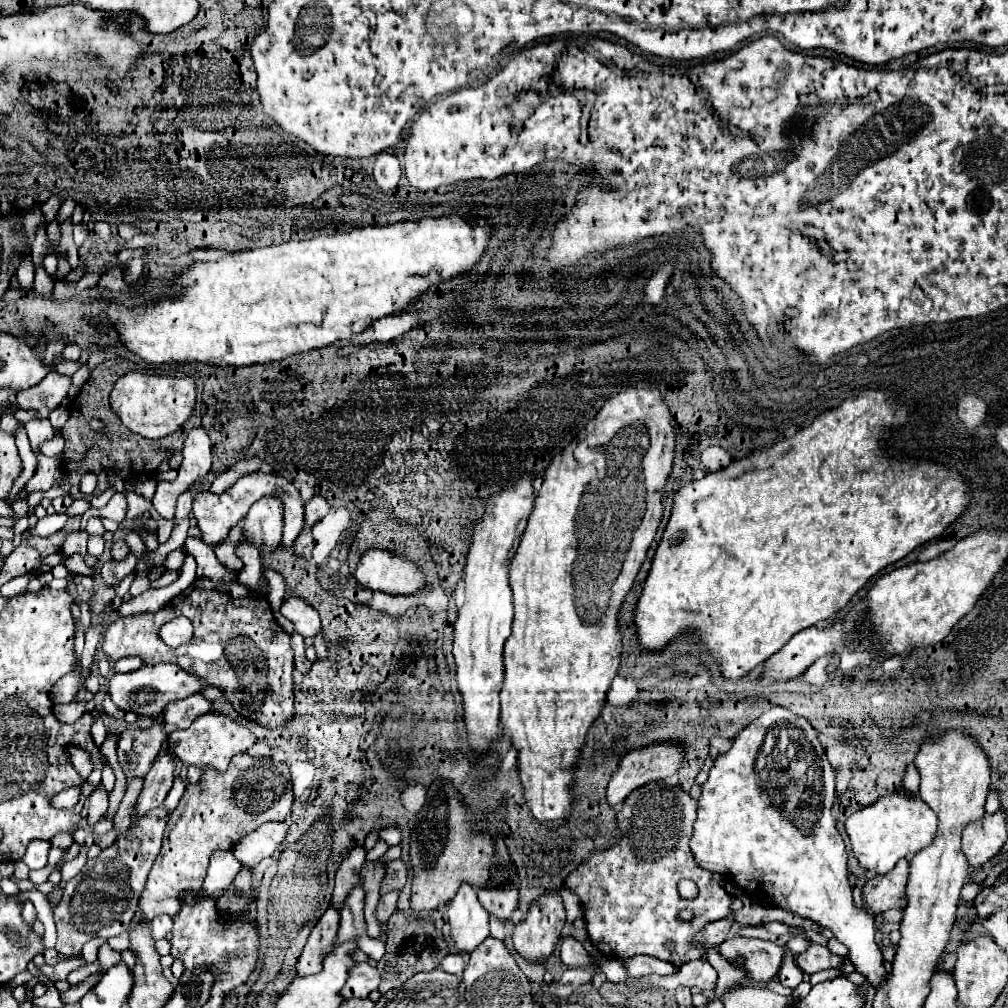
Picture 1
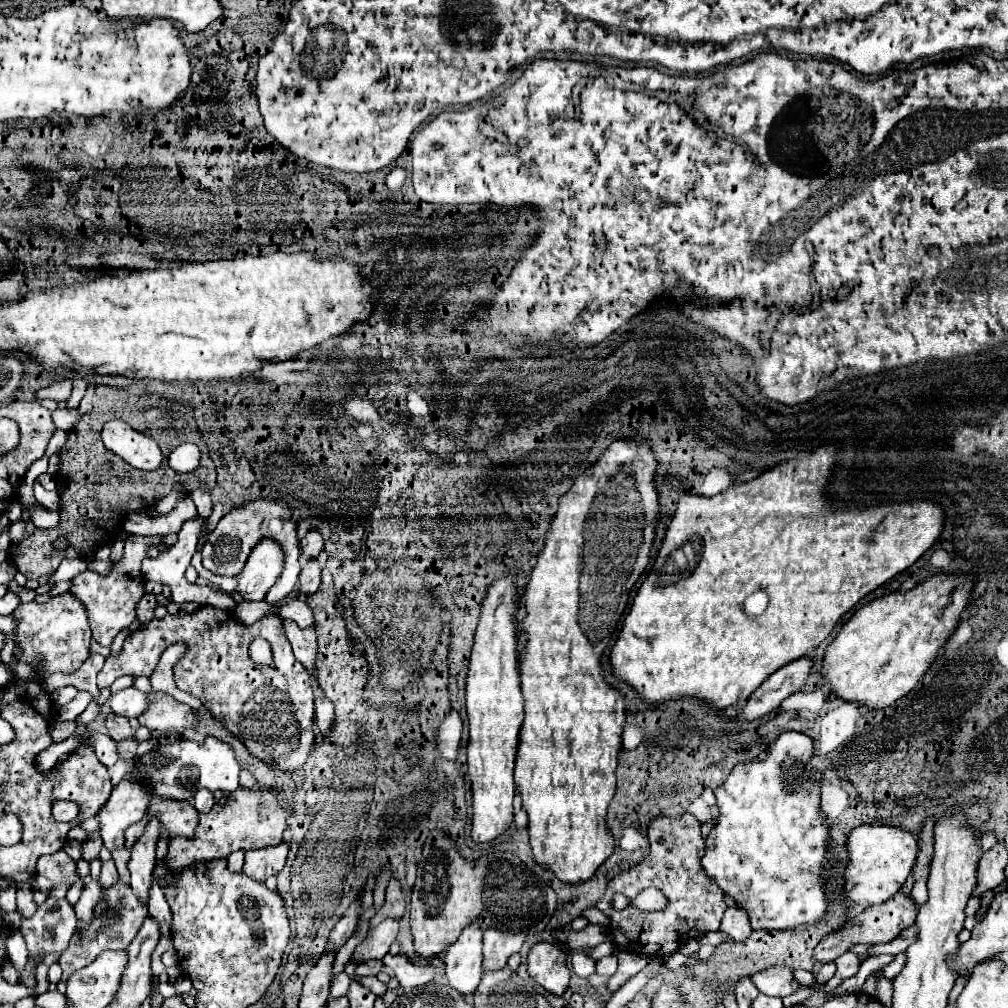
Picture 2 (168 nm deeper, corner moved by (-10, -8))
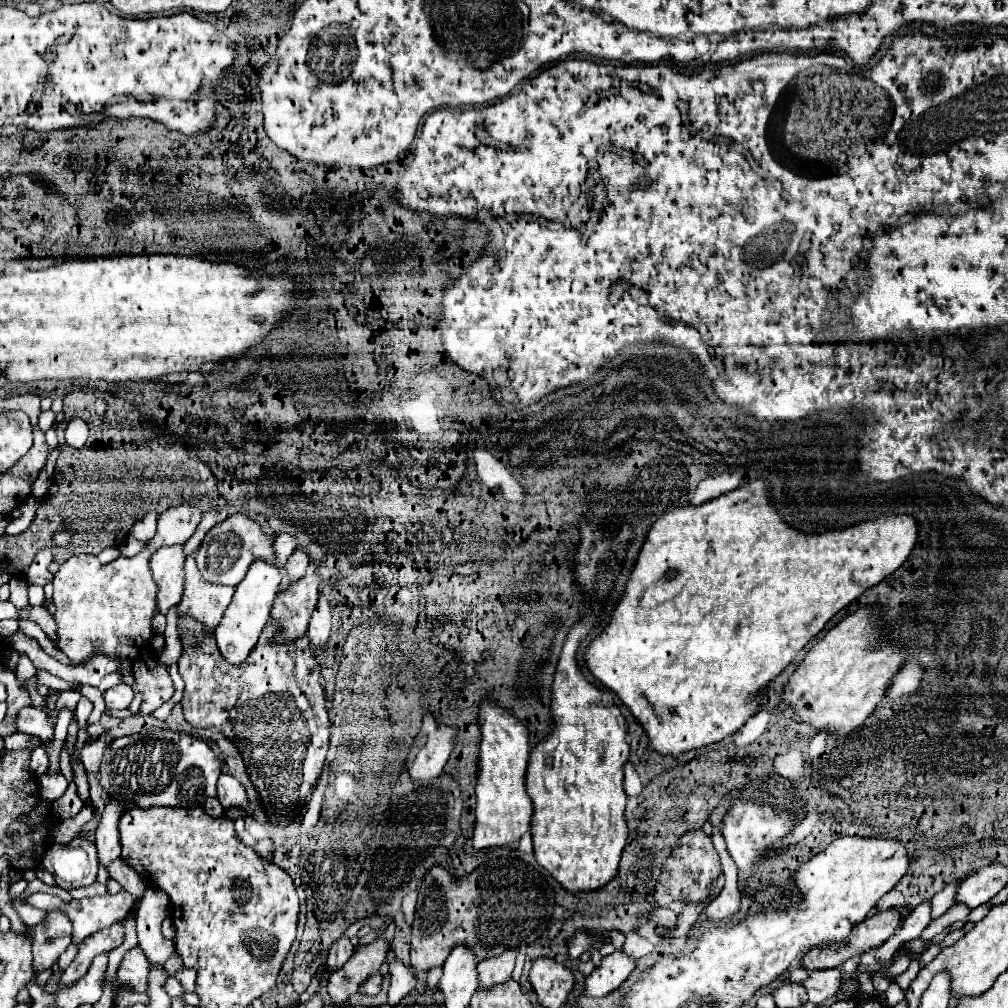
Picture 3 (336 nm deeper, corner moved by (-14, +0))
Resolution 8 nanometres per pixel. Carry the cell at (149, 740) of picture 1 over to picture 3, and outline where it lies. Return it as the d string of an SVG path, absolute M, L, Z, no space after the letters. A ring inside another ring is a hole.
M111 800L105 806L101 824L99 824L97 832L95 832L95 846L97 846L97 852L99 852L99 864L105 866L105 868L115 858L121 856L117 824L119 824L119 816L125 812L125 808L131 808L131 804L121 804L117 800Z

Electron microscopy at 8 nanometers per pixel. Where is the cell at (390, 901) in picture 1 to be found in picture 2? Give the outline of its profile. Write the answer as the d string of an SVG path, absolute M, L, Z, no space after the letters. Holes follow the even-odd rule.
M395 918L383 920L379 926L371 928L369 934L365 936L365 940L355 948L353 960L357 960L357 962L365 962L371 958L381 960L389 952L389 946L397 938L397 932L399 932L399 920L395 920Z

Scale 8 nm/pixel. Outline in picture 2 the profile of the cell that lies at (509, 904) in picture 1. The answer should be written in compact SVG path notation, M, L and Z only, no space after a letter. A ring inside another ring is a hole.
M495 926L483 930L483 968L501 970L509 956L519 952L523 946L525 934L511 934Z

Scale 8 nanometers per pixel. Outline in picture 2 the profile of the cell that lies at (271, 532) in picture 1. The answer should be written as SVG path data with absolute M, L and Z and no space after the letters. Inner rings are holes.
M261 540L247 558L243 572L237 576L237 592L243 600L263 600L267 590L277 582L283 572L285 554L275 540Z

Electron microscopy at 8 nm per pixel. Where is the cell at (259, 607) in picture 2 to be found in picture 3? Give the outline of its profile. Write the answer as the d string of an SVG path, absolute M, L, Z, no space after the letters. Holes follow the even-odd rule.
M309 574L291 584L283 594L275 598L271 618L277 622L273 640L279 644L291 644L305 636L311 614L319 598L319 576Z

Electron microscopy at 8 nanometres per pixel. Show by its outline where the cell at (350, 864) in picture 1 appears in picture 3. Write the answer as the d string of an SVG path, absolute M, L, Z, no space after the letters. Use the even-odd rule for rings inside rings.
M341 936L341 938L331 946L331 950L329 950L329 958L327 958L327 968L329 968L329 972L321 978L321 984L327 984L329 976L331 976L335 970L339 970L339 968L351 958L351 954L353 954L353 944L351 944L345 936Z

